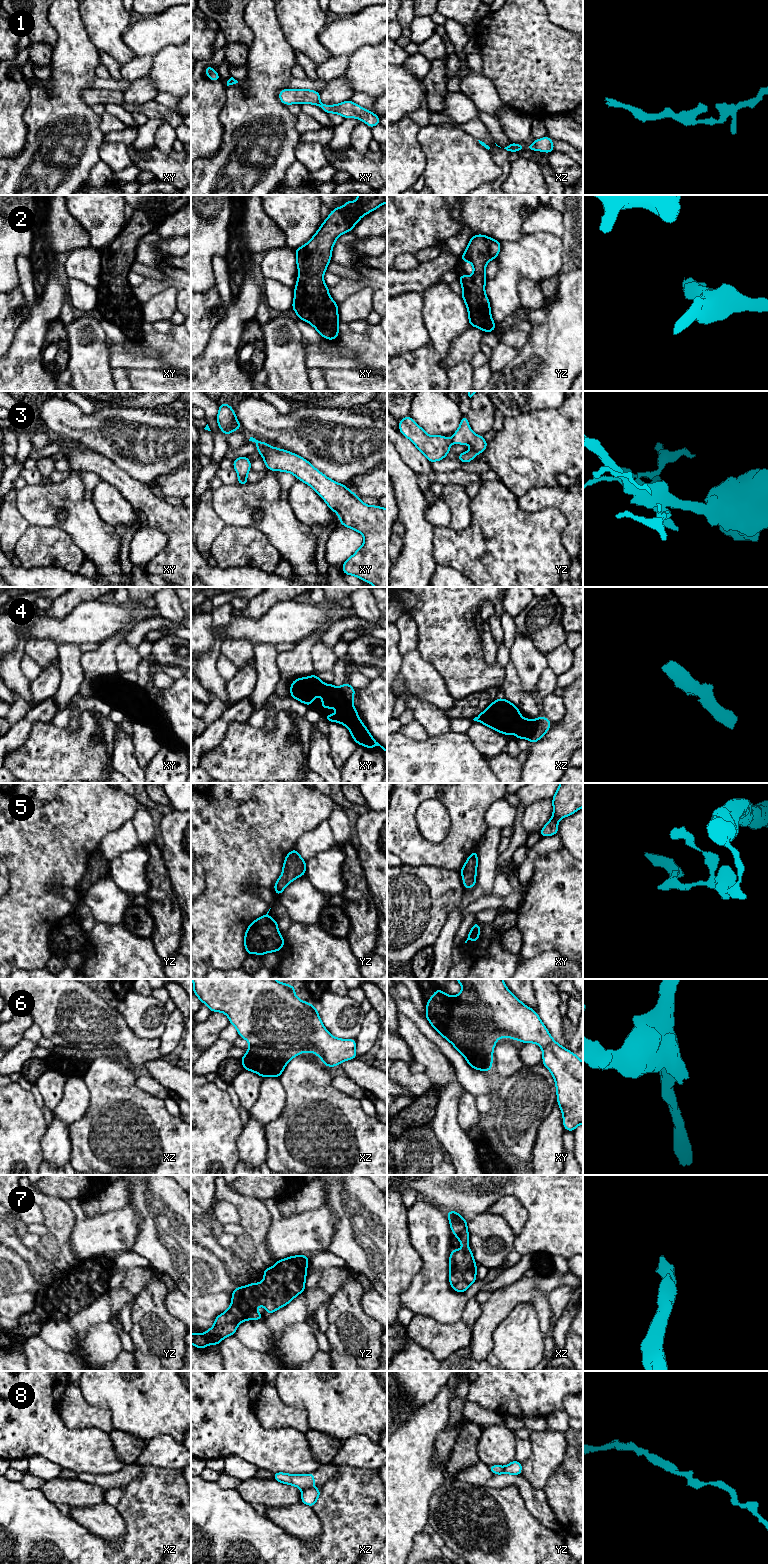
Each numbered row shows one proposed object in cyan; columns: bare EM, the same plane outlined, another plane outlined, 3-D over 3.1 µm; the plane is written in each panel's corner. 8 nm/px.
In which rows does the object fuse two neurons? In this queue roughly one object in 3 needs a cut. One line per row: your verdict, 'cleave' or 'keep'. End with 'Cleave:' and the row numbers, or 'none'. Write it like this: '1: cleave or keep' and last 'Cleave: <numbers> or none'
1: keep
2: keep
3: cleave
4: keep
5: keep
6: cleave
7: keep
8: cleave
Cleave: 3, 6, 8

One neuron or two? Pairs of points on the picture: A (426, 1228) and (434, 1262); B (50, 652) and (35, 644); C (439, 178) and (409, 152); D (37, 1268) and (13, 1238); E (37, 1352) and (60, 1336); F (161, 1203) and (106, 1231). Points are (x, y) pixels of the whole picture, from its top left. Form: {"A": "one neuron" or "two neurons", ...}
{"A": "one neuron", "B": "one neuron", "C": "two neurons", "D": "one neuron", "E": "two neurons", "F": "two neurons"}

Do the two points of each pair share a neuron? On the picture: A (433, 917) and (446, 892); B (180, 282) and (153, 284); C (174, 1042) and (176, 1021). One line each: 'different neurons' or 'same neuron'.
A: same neuron
B: same neuron
C: same neuron

